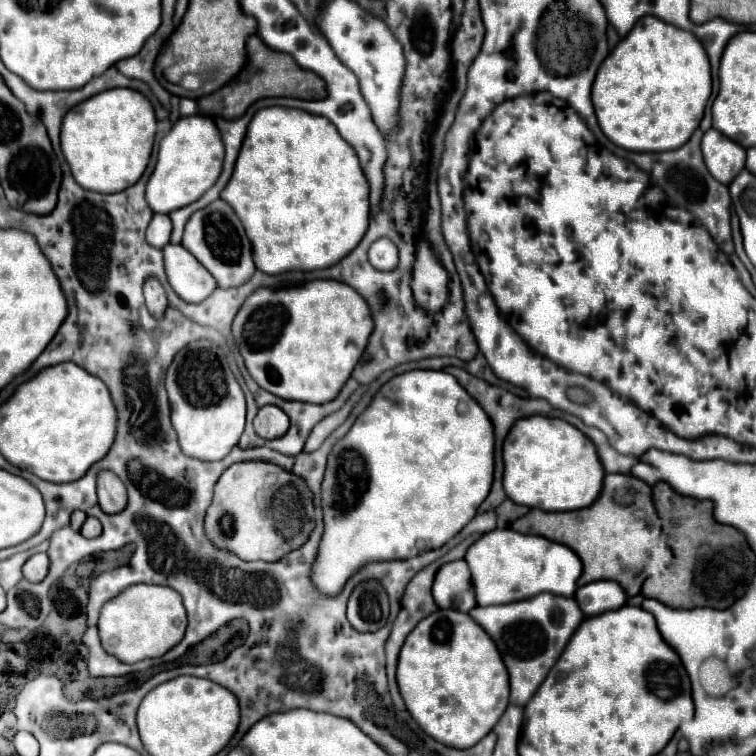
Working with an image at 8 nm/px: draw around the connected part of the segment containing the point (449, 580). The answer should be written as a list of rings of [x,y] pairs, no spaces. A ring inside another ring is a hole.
[[[455,560],[439,568],[433,580],[433,598],[439,608],[453,608],[459,612],[469,612],[475,606],[465,560]]]

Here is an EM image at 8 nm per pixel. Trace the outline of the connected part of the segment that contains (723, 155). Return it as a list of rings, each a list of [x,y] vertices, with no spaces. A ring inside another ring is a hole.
[[[709,128],[701,140],[701,152],[707,170],[721,184],[729,184],[745,168],[745,148],[729,140],[715,128]]]

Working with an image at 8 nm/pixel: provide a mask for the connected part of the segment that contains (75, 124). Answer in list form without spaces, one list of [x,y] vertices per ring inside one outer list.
[[[131,88],[105,90],[73,106],[61,124],[61,152],[75,182],[99,194],[113,194],[133,186],[151,156],[155,124],[151,102]]]

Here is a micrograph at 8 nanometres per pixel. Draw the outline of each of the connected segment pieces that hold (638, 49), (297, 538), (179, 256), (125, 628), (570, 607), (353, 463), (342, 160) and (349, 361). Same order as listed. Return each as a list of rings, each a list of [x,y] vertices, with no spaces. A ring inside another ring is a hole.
[[[643,16],[633,30],[609,52],[601,64],[591,100],[603,134],[617,146],[633,152],[665,152],[683,146],[703,118],[705,104],[711,96],[711,66],[701,42],[681,28],[673,28],[655,16]]]
[[[239,462],[229,466],[217,480],[213,502],[205,514],[205,536],[217,550],[225,550],[235,554],[237,558],[265,560],[275,562],[283,558],[287,552],[299,548],[313,530],[313,494],[303,480],[297,480],[291,472],[271,464],[271,462]]]
[[[167,244],[163,258],[171,288],[185,302],[201,302],[217,288],[213,276],[181,244]]]
[[[135,584],[103,604],[97,628],[105,652],[125,664],[135,664],[145,658],[163,656],[171,650],[185,634],[187,616],[179,592],[169,586]]]
[[[539,594],[529,600],[511,602],[505,606],[475,606],[469,616],[493,638],[509,672],[509,702],[525,706],[545,680],[549,668],[561,656],[575,628],[581,624],[583,614],[573,598],[555,594]]]
[[[411,370],[391,378],[329,452],[321,482],[323,536],[311,566],[313,588],[323,596],[337,596],[347,580],[371,562],[405,560],[441,548],[475,516],[491,482],[493,428],[461,384],[437,370]]]
[[[283,106],[261,108],[251,118],[245,140],[239,150],[239,158],[235,162],[233,176],[221,192],[221,200],[225,200],[235,210],[239,220],[243,222],[243,228],[253,244],[253,262],[255,262],[257,270],[261,270],[265,274],[281,274],[281,272],[289,272],[289,270],[319,270],[319,268],[333,266],[333,264],[337,264],[337,260],[341,256],[347,256],[359,244],[359,240],[365,234],[365,228],[369,224],[369,186],[361,172],[359,160],[357,160],[357,154],[353,152],[353,148],[341,138],[337,128],[327,118],[309,114],[305,110],[293,110],[293,108],[283,108]]]
[[[311,280],[297,288],[257,288],[231,324],[245,368],[259,388],[301,402],[329,402],[343,388],[373,330],[369,308],[337,280]]]

